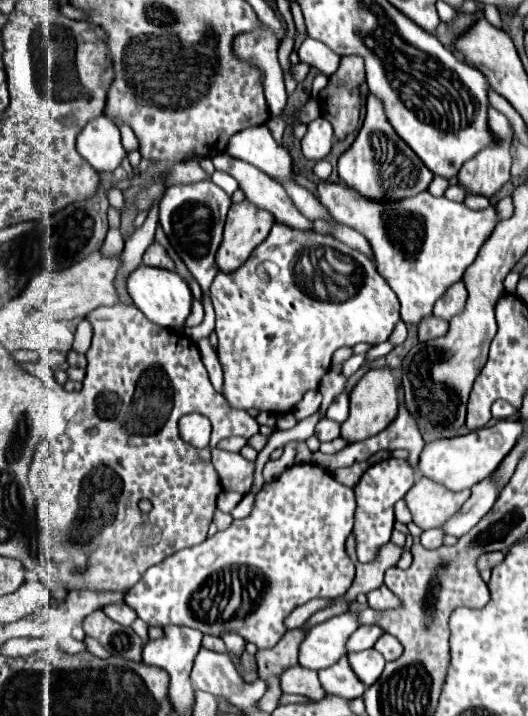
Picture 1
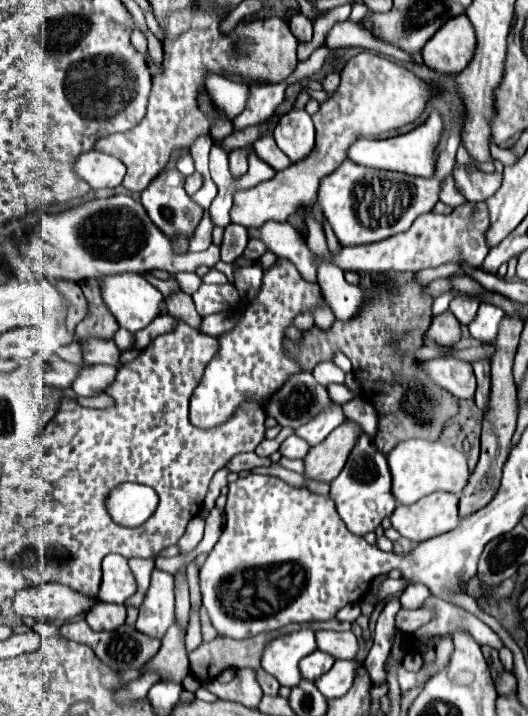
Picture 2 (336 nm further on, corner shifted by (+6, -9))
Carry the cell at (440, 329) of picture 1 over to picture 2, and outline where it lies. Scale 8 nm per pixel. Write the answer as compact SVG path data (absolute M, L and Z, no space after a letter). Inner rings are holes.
M446 310L440 316L434 316L428 332L426 332L428 340L434 340L440 346L454 346L460 340L460 324L458 318Z

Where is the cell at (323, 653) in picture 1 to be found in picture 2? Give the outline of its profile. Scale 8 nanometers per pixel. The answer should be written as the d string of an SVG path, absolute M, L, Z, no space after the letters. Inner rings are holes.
M302 628L298 632L278 636L266 646L262 656L262 670L272 674L282 686L294 688L300 684L300 660L316 650L316 636L310 628Z

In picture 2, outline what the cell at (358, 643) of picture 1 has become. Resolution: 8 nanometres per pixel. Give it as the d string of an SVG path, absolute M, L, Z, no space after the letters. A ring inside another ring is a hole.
M318 650L318 652L312 652L310 656L306 656L304 660L302 660L302 664L300 664L300 668L302 668L302 676L306 678L306 680L318 680L322 674L326 674L330 668L332 668L332 664L336 662L336 658L334 656L330 656L328 652L322 652L322 650Z

